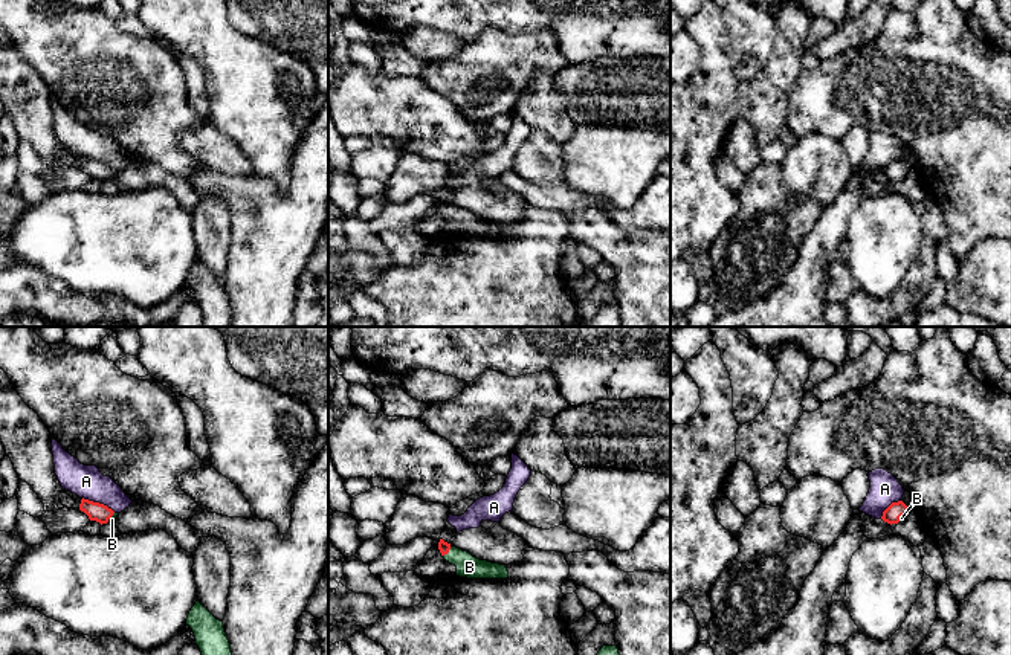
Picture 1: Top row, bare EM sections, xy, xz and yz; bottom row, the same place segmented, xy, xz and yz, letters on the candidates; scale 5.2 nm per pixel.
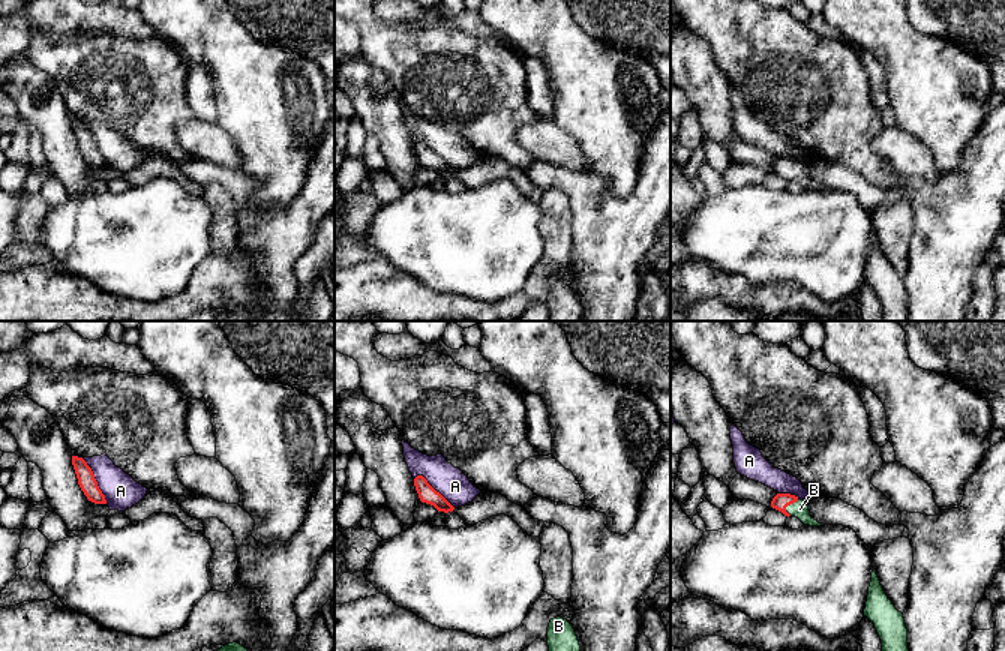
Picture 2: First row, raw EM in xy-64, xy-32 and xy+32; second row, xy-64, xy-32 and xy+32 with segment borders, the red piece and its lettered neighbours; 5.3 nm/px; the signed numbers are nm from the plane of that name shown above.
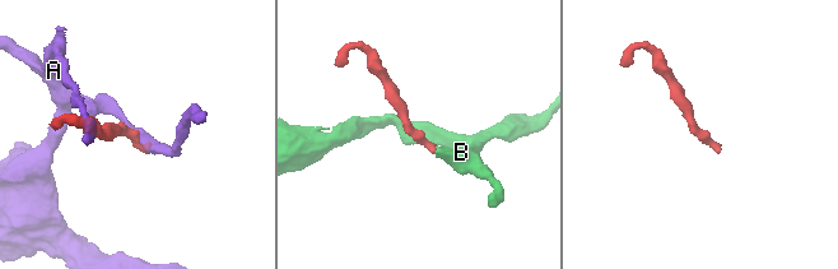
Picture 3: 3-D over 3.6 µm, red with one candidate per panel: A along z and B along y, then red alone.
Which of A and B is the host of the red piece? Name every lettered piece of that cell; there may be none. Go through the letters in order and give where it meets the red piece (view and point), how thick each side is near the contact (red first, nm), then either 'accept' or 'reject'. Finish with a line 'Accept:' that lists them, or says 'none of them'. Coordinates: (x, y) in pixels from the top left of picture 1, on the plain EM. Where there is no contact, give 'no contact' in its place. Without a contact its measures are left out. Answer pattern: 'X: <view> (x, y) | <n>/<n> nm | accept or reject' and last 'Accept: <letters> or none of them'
A: xy (98, 161) | 100/170 nm | reject
B: xz (448, 209) | 60/120 nm | accept
Accept: B

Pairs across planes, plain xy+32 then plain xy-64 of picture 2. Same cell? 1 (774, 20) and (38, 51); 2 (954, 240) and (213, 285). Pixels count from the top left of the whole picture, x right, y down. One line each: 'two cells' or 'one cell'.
1: one cell
2: two cells

